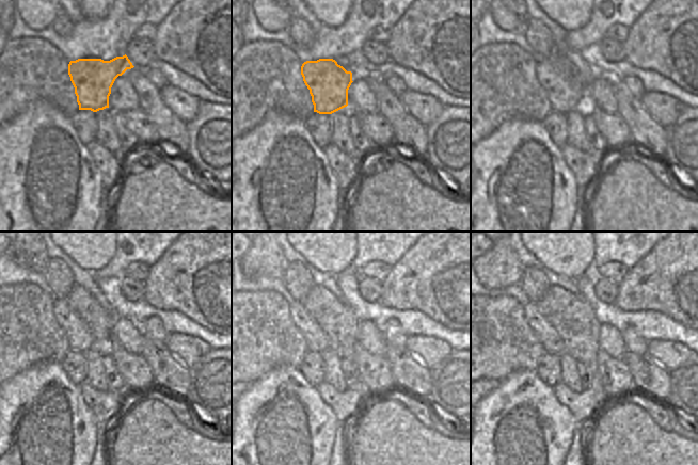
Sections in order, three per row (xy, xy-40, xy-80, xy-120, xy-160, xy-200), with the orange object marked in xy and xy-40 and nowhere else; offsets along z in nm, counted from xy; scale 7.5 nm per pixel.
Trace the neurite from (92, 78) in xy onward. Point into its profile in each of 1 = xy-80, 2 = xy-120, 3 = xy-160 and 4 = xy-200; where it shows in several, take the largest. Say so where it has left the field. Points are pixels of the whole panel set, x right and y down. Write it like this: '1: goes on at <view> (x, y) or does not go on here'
1: goes on at xy-80 (566, 89)
2: goes on at xy-120 (79, 337)
3: goes on at xy-160 (316, 340)
4: goes on at xy-200 (552, 342)

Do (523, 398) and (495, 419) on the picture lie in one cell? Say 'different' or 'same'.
same

